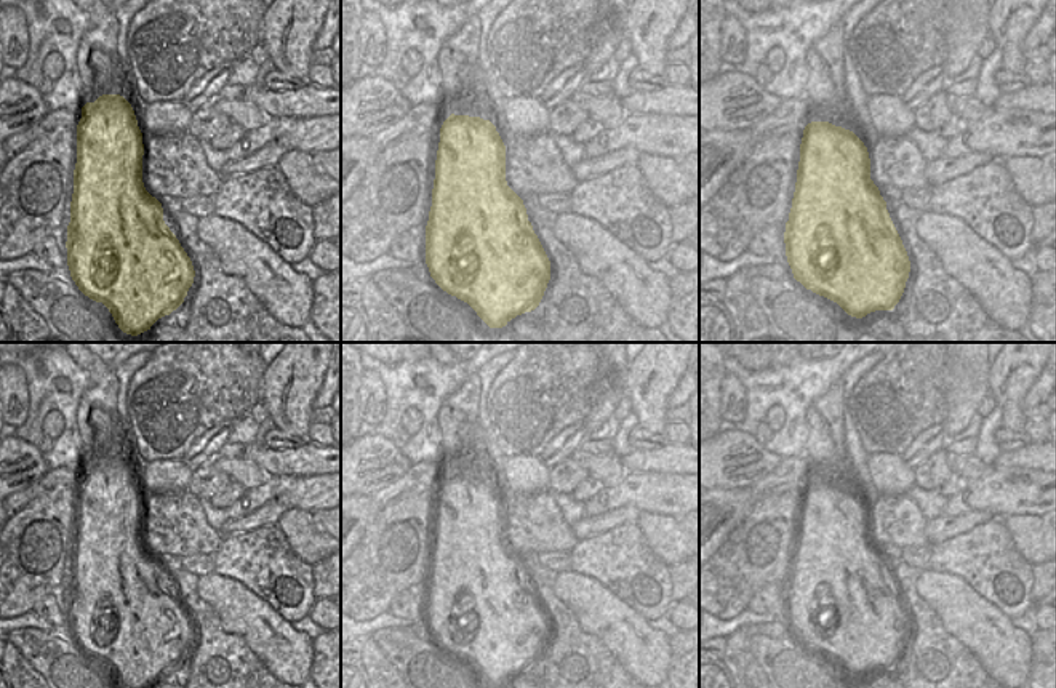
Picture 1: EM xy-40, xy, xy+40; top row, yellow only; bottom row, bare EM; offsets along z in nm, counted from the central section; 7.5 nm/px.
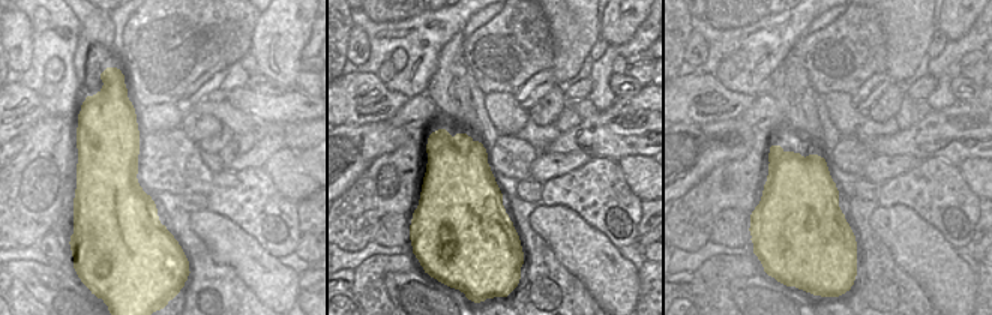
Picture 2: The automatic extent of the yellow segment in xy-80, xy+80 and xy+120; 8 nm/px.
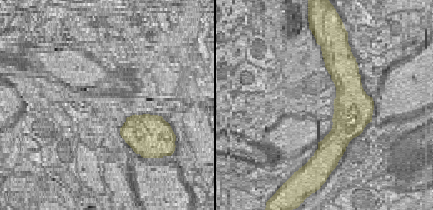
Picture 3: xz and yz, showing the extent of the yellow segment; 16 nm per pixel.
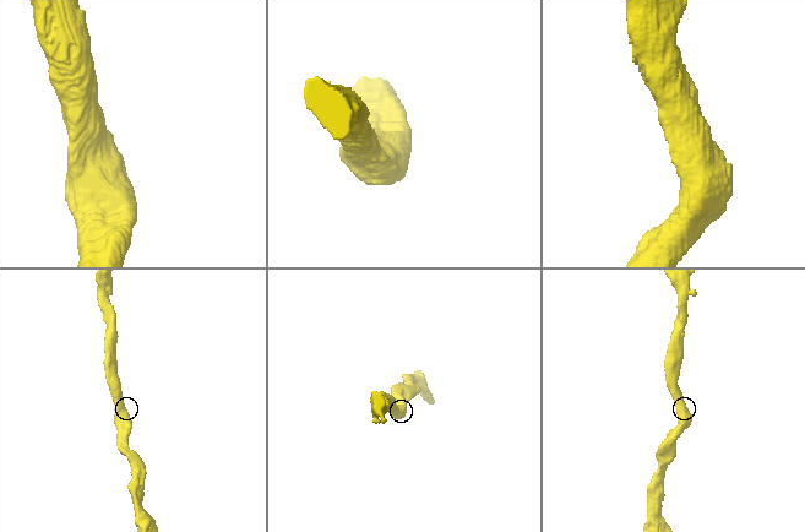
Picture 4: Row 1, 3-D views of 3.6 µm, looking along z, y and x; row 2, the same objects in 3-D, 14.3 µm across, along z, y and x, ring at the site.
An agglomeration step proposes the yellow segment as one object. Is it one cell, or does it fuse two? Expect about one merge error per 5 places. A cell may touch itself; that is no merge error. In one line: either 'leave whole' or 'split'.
leave whole

